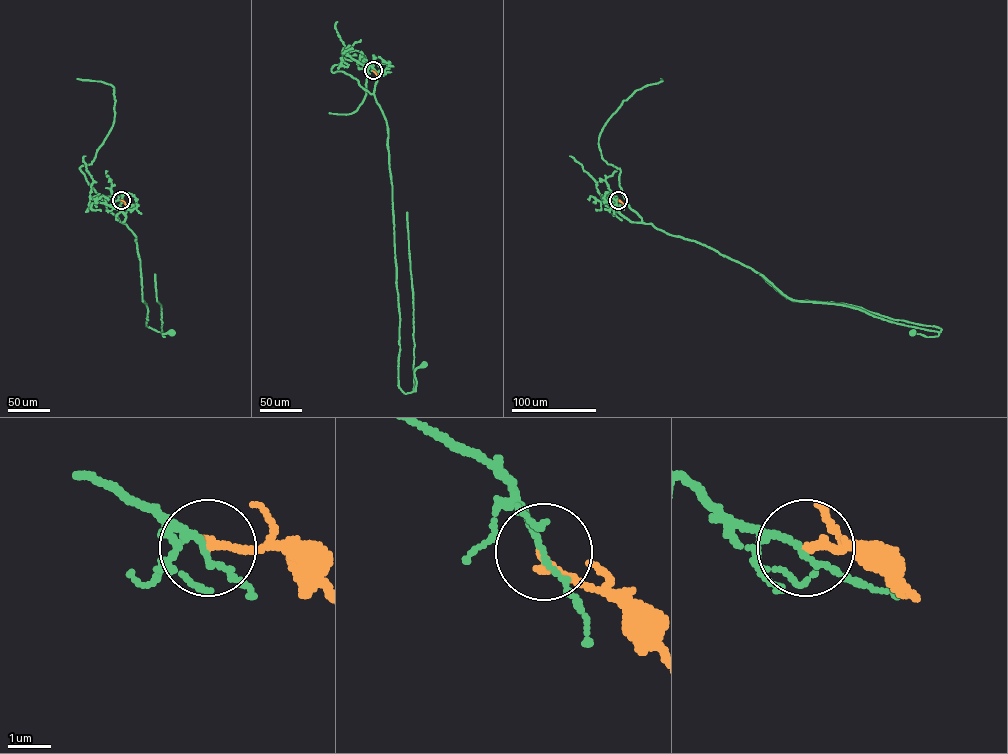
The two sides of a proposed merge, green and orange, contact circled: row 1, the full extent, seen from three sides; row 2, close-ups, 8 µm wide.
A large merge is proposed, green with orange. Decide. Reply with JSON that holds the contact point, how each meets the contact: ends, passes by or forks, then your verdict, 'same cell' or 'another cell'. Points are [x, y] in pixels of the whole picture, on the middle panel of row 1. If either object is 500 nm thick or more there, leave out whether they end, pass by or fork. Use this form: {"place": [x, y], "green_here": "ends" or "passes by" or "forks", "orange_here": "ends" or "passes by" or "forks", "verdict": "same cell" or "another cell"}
{"place": [373, 70], "green_here": "passes by", "orange_here": "ends", "verdict": "another cell"}

